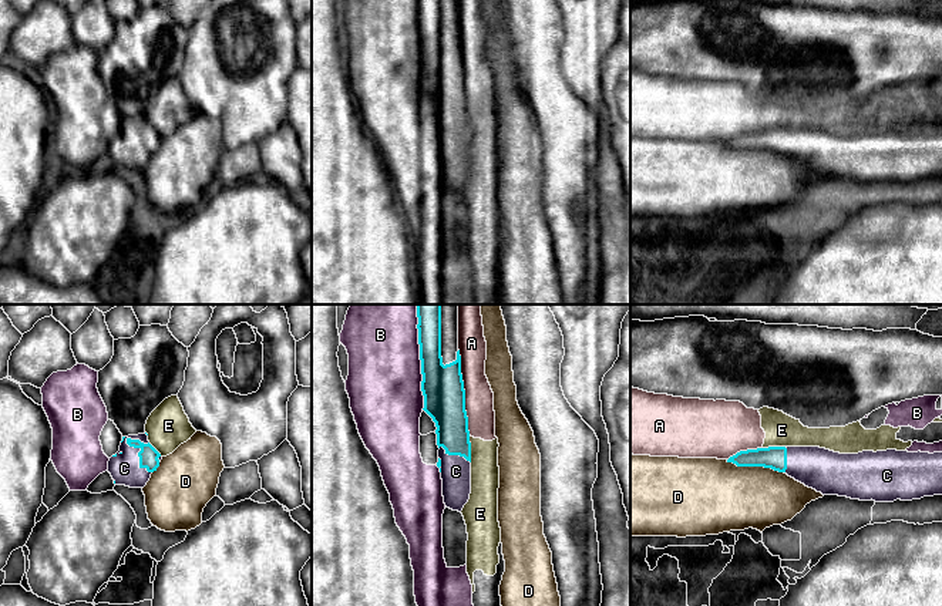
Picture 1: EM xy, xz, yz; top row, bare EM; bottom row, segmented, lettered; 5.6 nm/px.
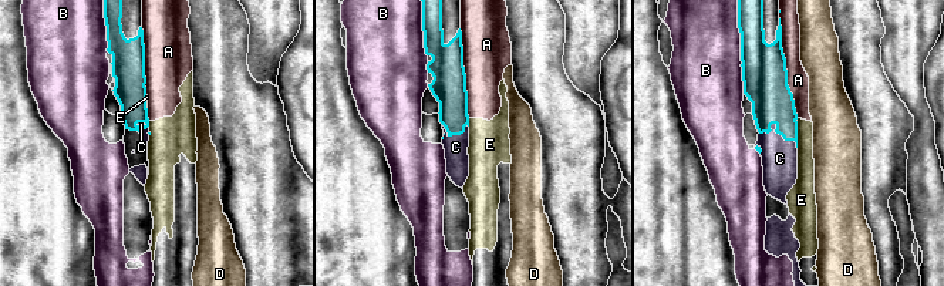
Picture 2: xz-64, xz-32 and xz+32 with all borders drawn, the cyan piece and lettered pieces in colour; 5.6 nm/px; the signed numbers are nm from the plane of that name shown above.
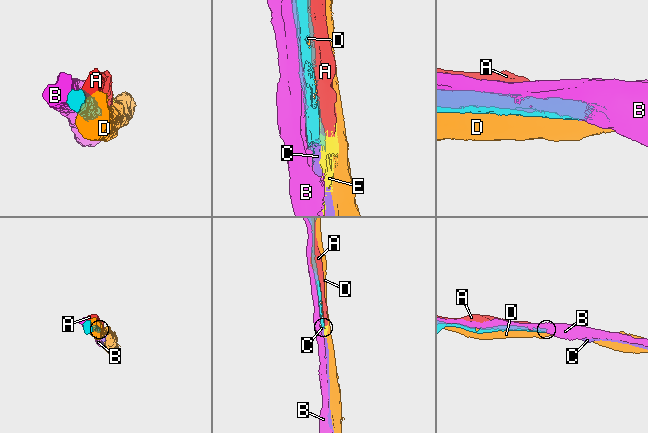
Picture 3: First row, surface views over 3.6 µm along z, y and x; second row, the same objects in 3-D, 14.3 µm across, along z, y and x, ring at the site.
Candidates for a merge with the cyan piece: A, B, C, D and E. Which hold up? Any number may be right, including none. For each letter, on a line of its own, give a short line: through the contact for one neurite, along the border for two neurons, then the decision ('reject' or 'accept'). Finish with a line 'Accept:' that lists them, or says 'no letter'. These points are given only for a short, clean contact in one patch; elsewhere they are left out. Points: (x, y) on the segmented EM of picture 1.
A: reject
B: reject
C: accept
D: reject
E: reject
Accept: C

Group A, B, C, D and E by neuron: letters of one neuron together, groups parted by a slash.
A E / B / C / D

